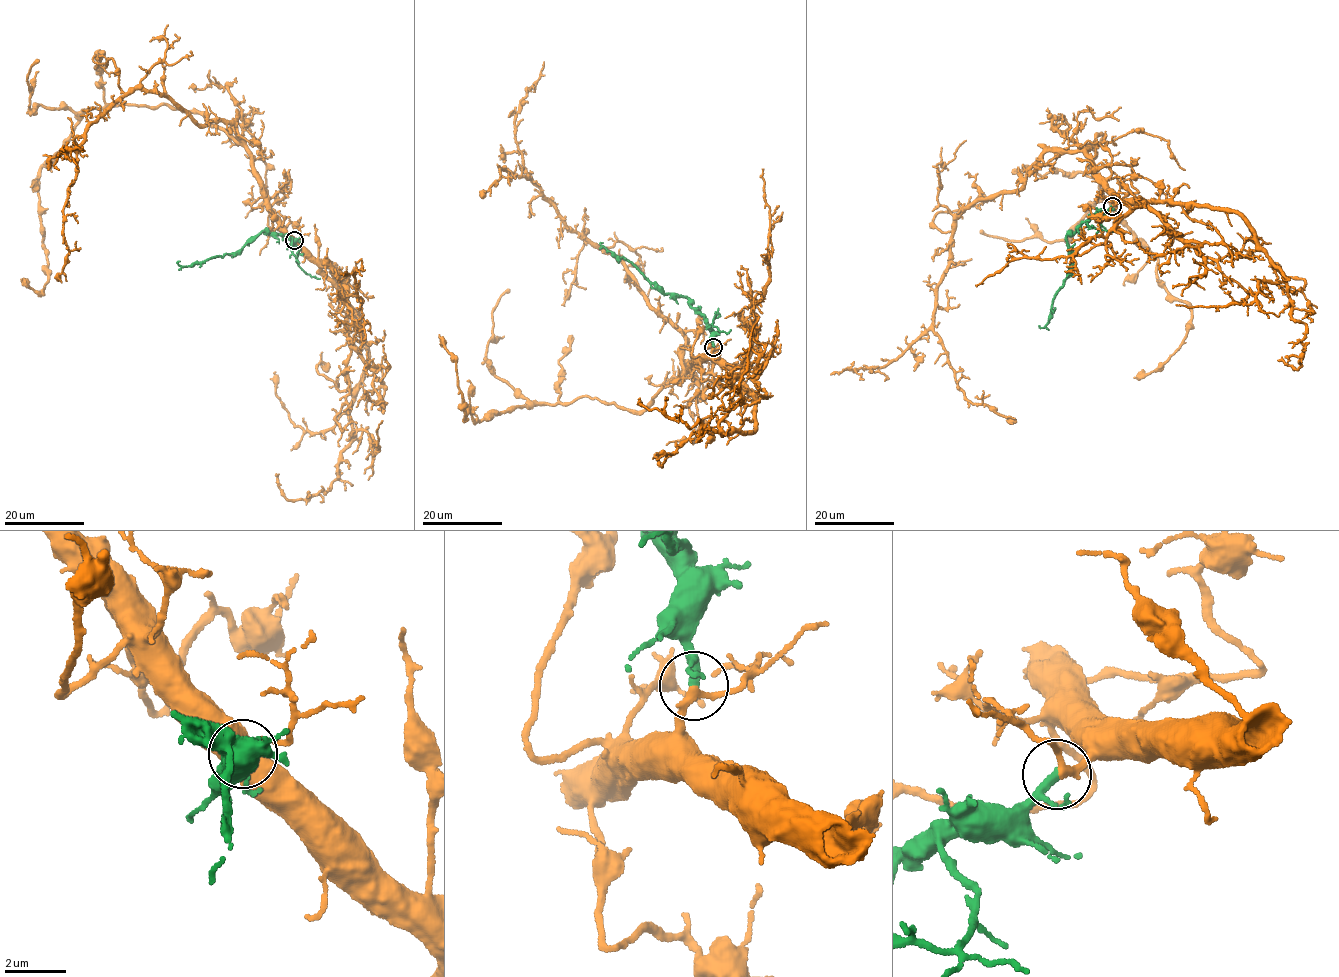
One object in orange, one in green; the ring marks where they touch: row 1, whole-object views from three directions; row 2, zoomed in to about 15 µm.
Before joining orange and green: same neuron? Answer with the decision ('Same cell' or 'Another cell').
Same cell

